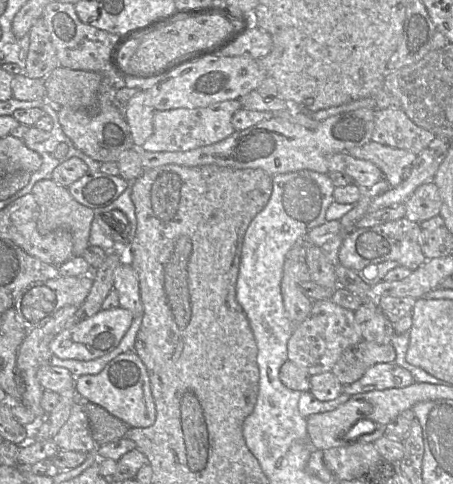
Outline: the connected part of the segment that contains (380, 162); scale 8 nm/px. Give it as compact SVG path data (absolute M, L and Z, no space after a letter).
M370 140L361 147L355 147L346 153L357 159L374 163L383 173L389 186L401 183L417 155L408 150L393 148Z

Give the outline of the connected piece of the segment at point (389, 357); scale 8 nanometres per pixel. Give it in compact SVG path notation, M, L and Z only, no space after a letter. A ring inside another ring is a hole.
M361 340L341 354L331 372L344 386L359 380L371 366L392 363L395 358L396 351L391 344L379 345Z

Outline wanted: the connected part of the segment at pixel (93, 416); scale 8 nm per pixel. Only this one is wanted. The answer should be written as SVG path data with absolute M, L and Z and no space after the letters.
M85 402L84 410L89 420L91 435L97 446L125 438L130 428L125 422L91 402Z

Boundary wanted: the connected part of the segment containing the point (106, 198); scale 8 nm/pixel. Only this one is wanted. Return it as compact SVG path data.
M89 171L67 189L77 202L96 210L114 202L130 184L121 176Z

